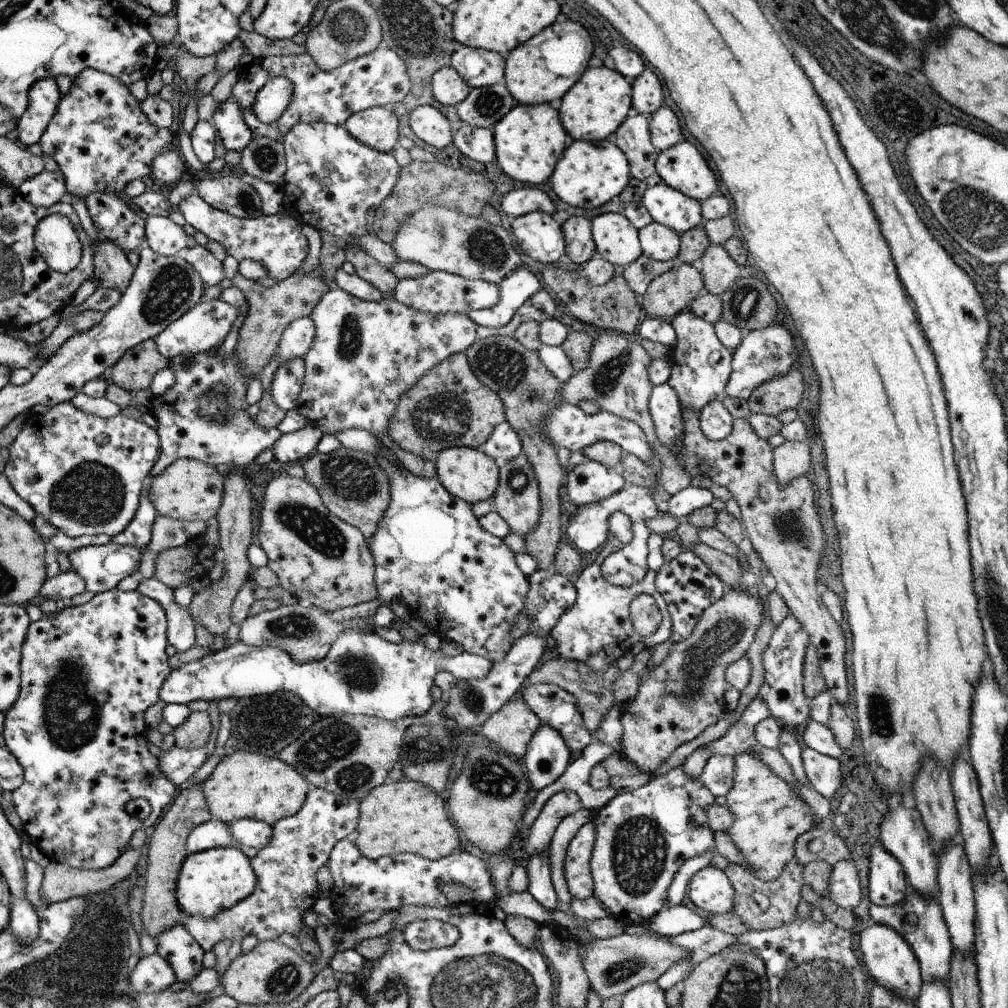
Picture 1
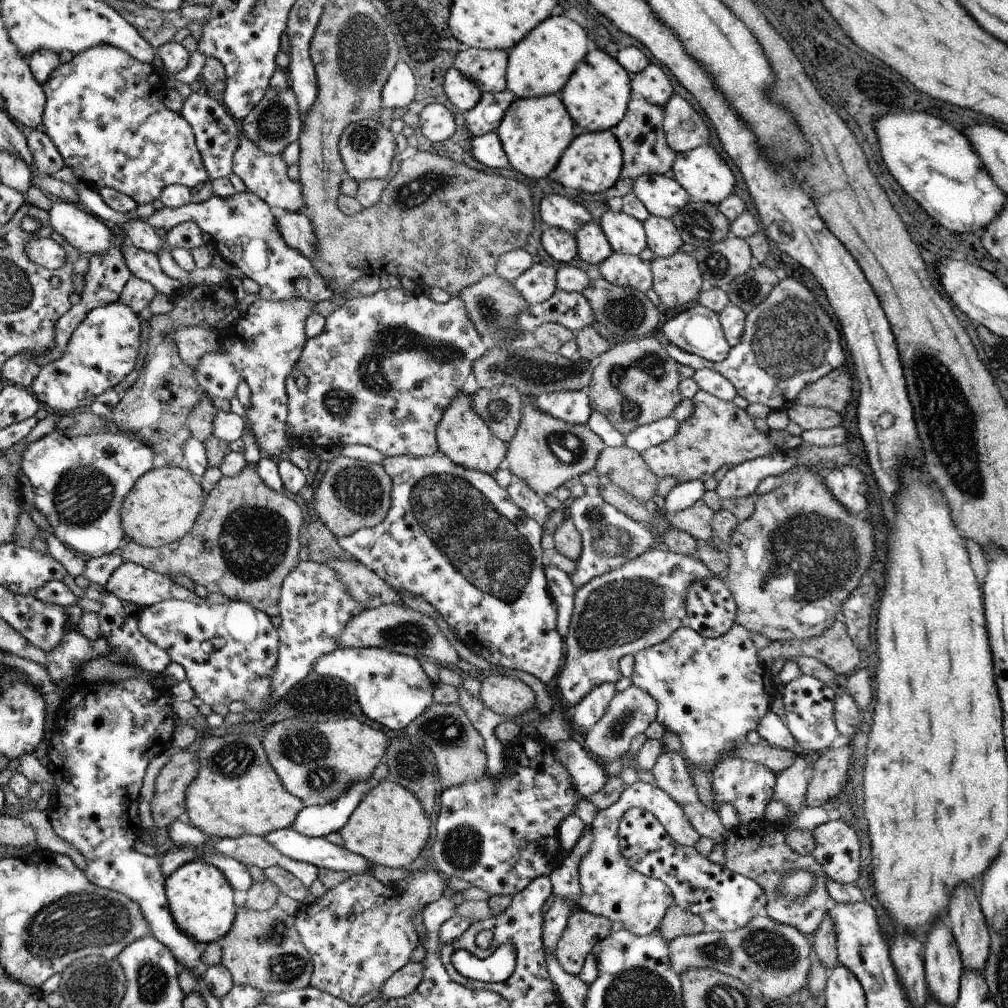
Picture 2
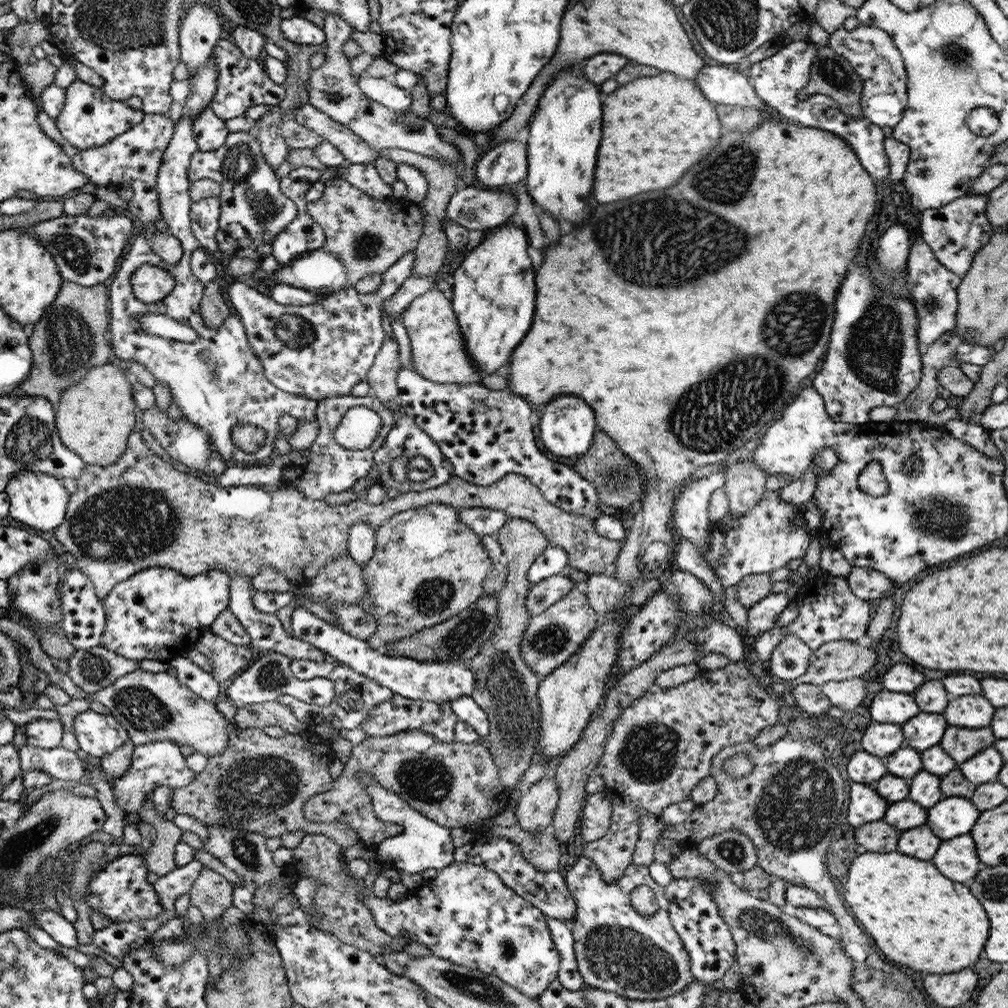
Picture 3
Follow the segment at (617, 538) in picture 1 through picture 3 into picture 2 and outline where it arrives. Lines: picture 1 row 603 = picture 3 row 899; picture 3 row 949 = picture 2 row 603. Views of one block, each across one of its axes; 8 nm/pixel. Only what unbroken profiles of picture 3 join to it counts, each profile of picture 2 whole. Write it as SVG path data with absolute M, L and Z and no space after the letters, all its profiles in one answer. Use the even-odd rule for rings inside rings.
M660 546L652 548L636 560L630 560L624 566L618 566L616 570L597 576L587 582L582 588L577 589L574 597L574 610L564 637L565 656L563 666L557 674L558 699L561 706L572 709L584 698L588 692L592 692L596 686L610 682L616 684L622 673L620 672L620 658L626 654L635 656L637 652L651 647L672 636L678 628L685 625L687 618L686 598L688 598L688 586L696 580L708 580L714 575L702 560L694 556L684 555Z

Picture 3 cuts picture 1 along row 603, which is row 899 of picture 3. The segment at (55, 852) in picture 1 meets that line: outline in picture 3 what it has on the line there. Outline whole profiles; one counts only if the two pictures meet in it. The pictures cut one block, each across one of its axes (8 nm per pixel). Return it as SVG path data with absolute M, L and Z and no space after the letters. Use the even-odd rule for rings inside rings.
M124 855L105 863L88 882L85 900L93 912L106 915L112 924L155 918L161 912L160 898L147 881L148 864L142 856Z

